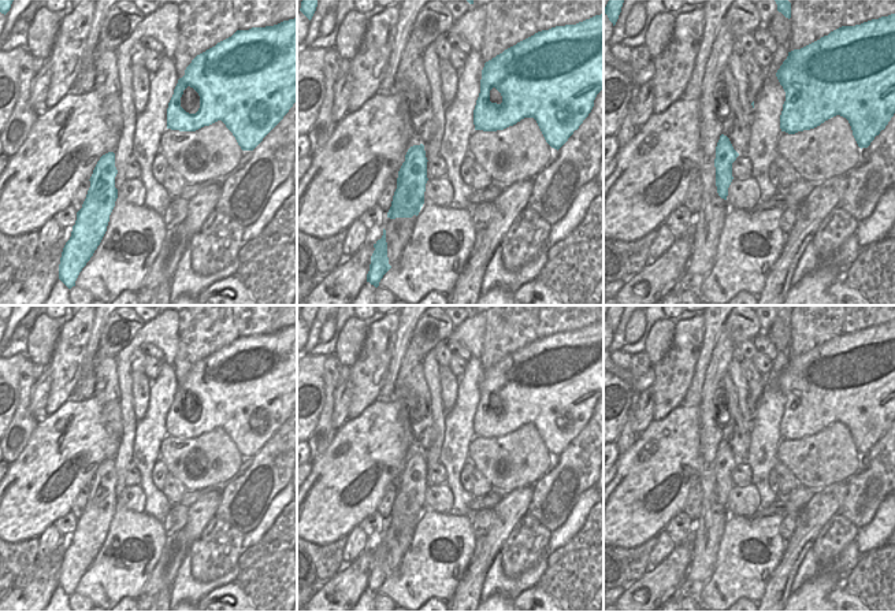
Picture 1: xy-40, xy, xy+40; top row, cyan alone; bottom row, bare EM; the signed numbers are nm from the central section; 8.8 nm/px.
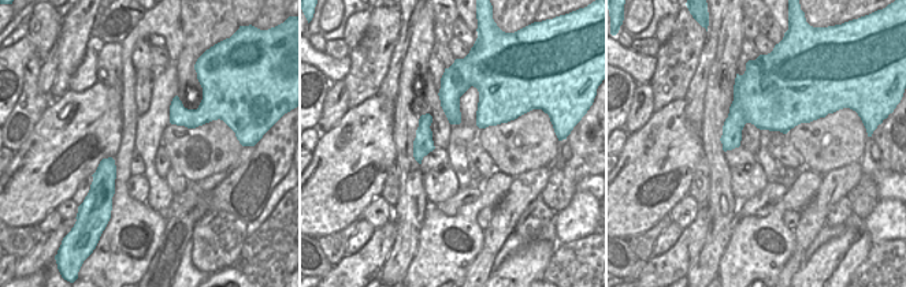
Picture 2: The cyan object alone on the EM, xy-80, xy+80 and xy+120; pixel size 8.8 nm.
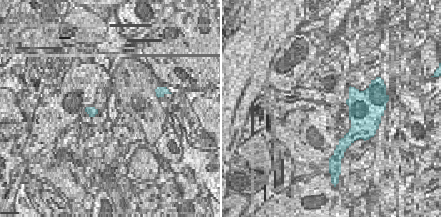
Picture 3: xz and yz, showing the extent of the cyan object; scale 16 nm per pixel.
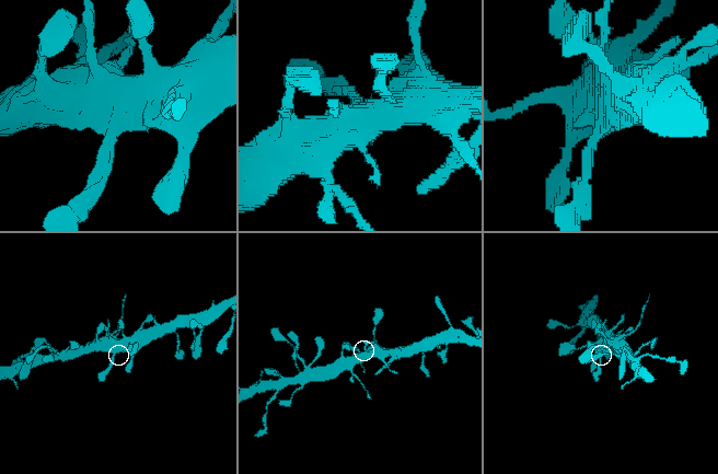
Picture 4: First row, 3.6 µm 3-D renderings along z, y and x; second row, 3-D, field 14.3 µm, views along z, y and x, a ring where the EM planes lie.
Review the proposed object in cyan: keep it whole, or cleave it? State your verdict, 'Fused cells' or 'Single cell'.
Single cell.

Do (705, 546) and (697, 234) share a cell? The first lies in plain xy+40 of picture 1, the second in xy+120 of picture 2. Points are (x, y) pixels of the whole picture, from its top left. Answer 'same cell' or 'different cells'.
different cells

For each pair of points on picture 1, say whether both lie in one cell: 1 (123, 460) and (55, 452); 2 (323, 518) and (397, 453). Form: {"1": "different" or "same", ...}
{"1": "different", "2": "same"}

